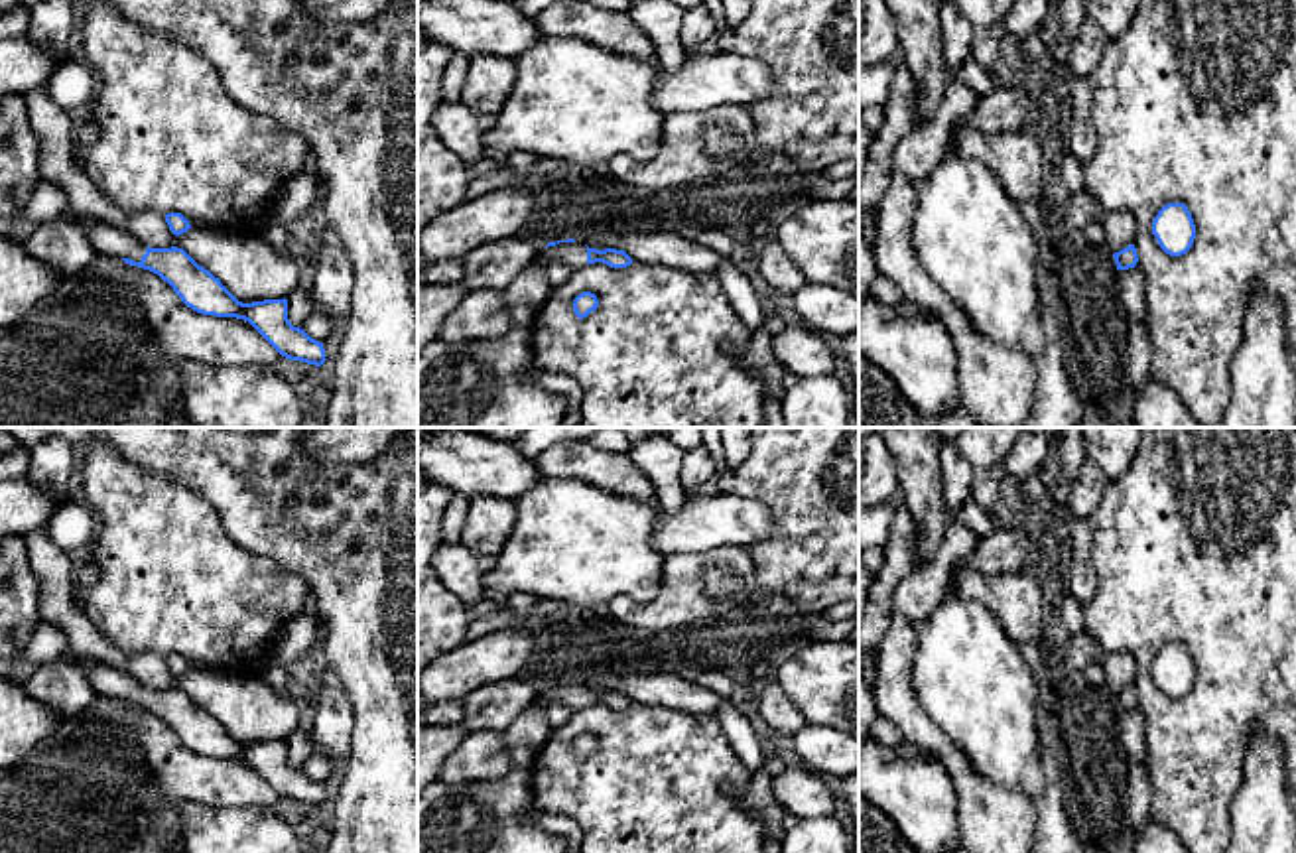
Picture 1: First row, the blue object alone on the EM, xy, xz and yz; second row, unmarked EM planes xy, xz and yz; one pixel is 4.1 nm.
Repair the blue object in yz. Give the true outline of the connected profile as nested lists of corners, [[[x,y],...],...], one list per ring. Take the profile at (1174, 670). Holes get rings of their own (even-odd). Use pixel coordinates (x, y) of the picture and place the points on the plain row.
[[[1184,644],[1164,646],[1152,662],[1152,676],[1166,695],[1186,695],[1196,680],[1192,654]]]

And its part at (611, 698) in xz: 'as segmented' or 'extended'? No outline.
extended

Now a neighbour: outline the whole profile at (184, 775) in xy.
[[[126,707],[146,760],[171,802],[262,806],[274,812],[284,800],[248,762],[197,755],[158,715]]]

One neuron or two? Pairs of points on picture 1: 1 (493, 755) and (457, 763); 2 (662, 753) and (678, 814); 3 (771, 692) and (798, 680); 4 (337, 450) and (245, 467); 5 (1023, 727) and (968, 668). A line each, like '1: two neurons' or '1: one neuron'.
1: one neuron
2: one neuron
3: two neurons
4: two neurons
5: one neuron

